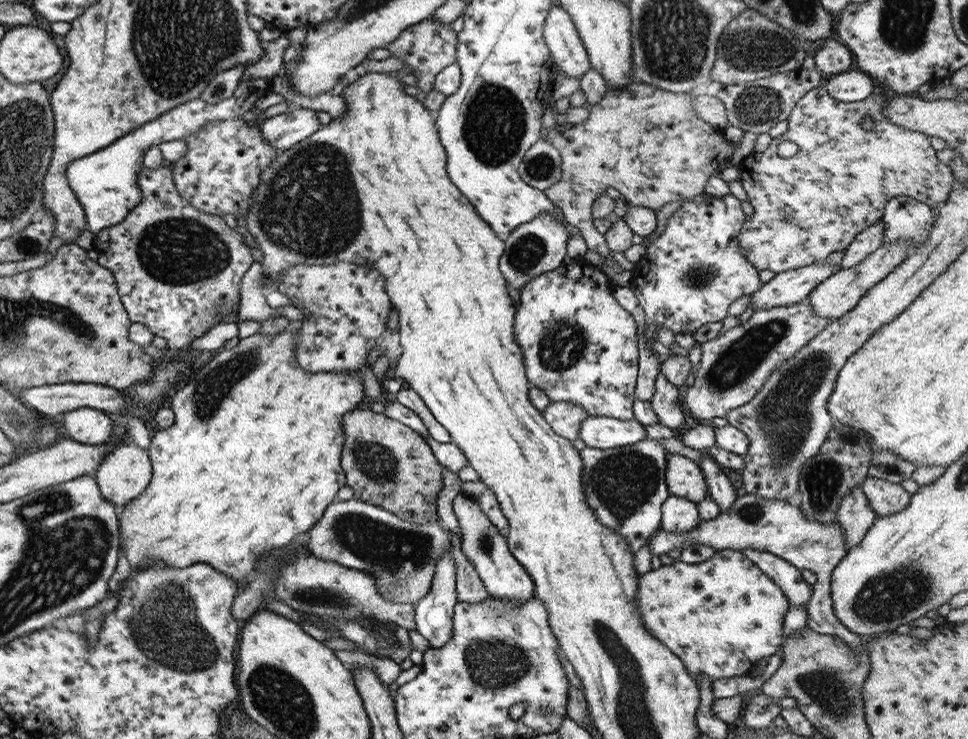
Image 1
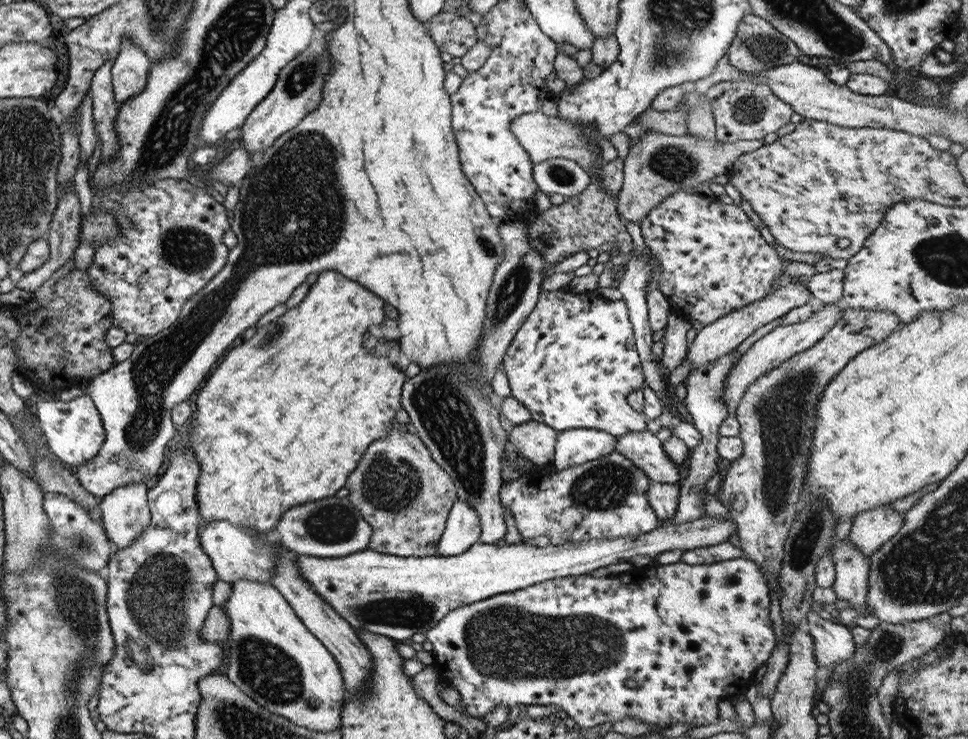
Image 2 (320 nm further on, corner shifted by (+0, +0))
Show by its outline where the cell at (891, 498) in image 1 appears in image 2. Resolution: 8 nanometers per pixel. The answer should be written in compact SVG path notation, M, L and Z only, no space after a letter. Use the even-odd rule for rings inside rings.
M883 505L855 514L849 530L849 541L869 558L901 529L903 520L904 514L893 512L891 505Z

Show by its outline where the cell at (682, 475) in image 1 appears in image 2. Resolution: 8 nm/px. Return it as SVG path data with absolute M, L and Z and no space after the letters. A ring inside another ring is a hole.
M647 430L617 435L614 451L630 460L653 482L676 484L678 481L677 466L667 458L661 441Z

